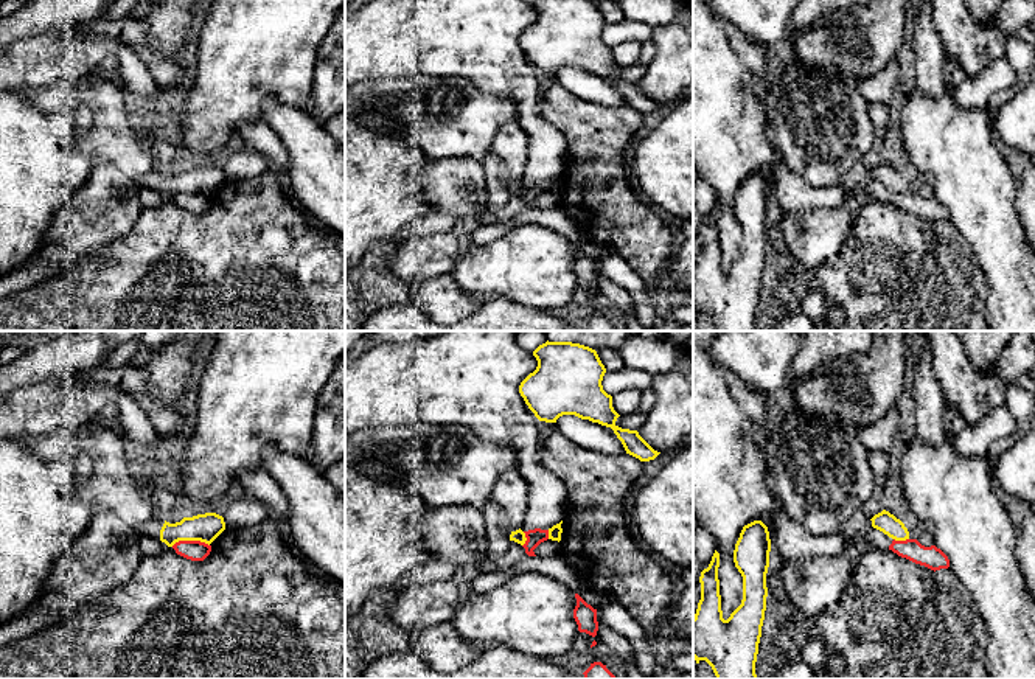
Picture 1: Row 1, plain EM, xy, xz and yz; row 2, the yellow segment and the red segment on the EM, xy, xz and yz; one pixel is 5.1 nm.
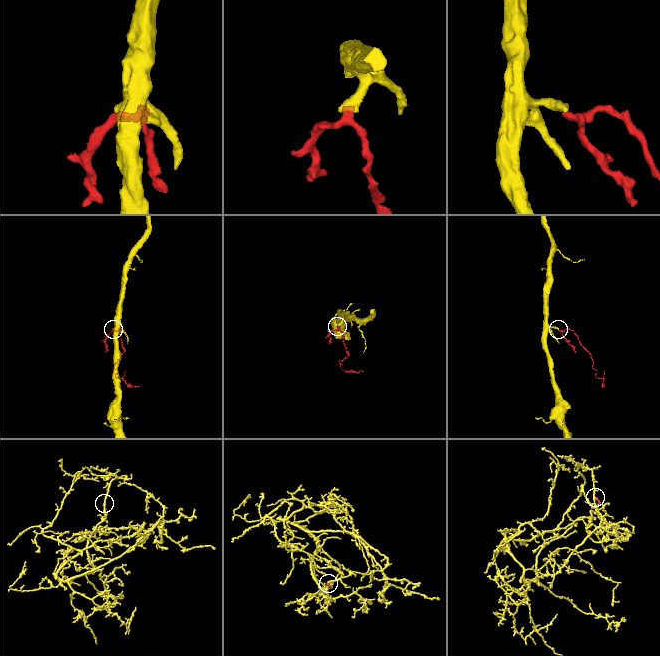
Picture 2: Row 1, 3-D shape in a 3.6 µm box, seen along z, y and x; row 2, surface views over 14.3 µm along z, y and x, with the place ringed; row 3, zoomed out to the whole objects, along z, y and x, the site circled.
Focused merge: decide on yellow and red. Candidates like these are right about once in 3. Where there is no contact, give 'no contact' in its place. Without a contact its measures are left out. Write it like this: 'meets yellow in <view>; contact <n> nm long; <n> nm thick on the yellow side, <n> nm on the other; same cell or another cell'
meets yellow in xy; contact 200 nm long; 150 nm thick on the yellow side, 110 nm on the other; another cell

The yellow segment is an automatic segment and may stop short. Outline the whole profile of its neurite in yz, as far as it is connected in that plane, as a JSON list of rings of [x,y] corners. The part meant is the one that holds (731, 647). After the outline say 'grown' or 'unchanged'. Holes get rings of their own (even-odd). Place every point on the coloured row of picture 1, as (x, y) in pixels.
[[[761,521],[744,525],[734,550],[735,567],[743,576],[743,600],[727,620],[721,611],[716,550],[701,572],[701,600],[693,617],[693,659],[696,663],[706,660],[716,679],[757,679],[769,552],[768,527]]]; unchanged

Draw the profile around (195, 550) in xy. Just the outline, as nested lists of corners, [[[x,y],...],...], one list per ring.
[[[179,541],[172,548],[177,555],[191,561],[204,561],[211,552],[211,545],[200,541]]]

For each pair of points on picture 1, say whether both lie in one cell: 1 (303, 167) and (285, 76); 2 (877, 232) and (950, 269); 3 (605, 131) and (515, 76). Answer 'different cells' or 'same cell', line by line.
1: different cells
2: same cell
3: different cells

